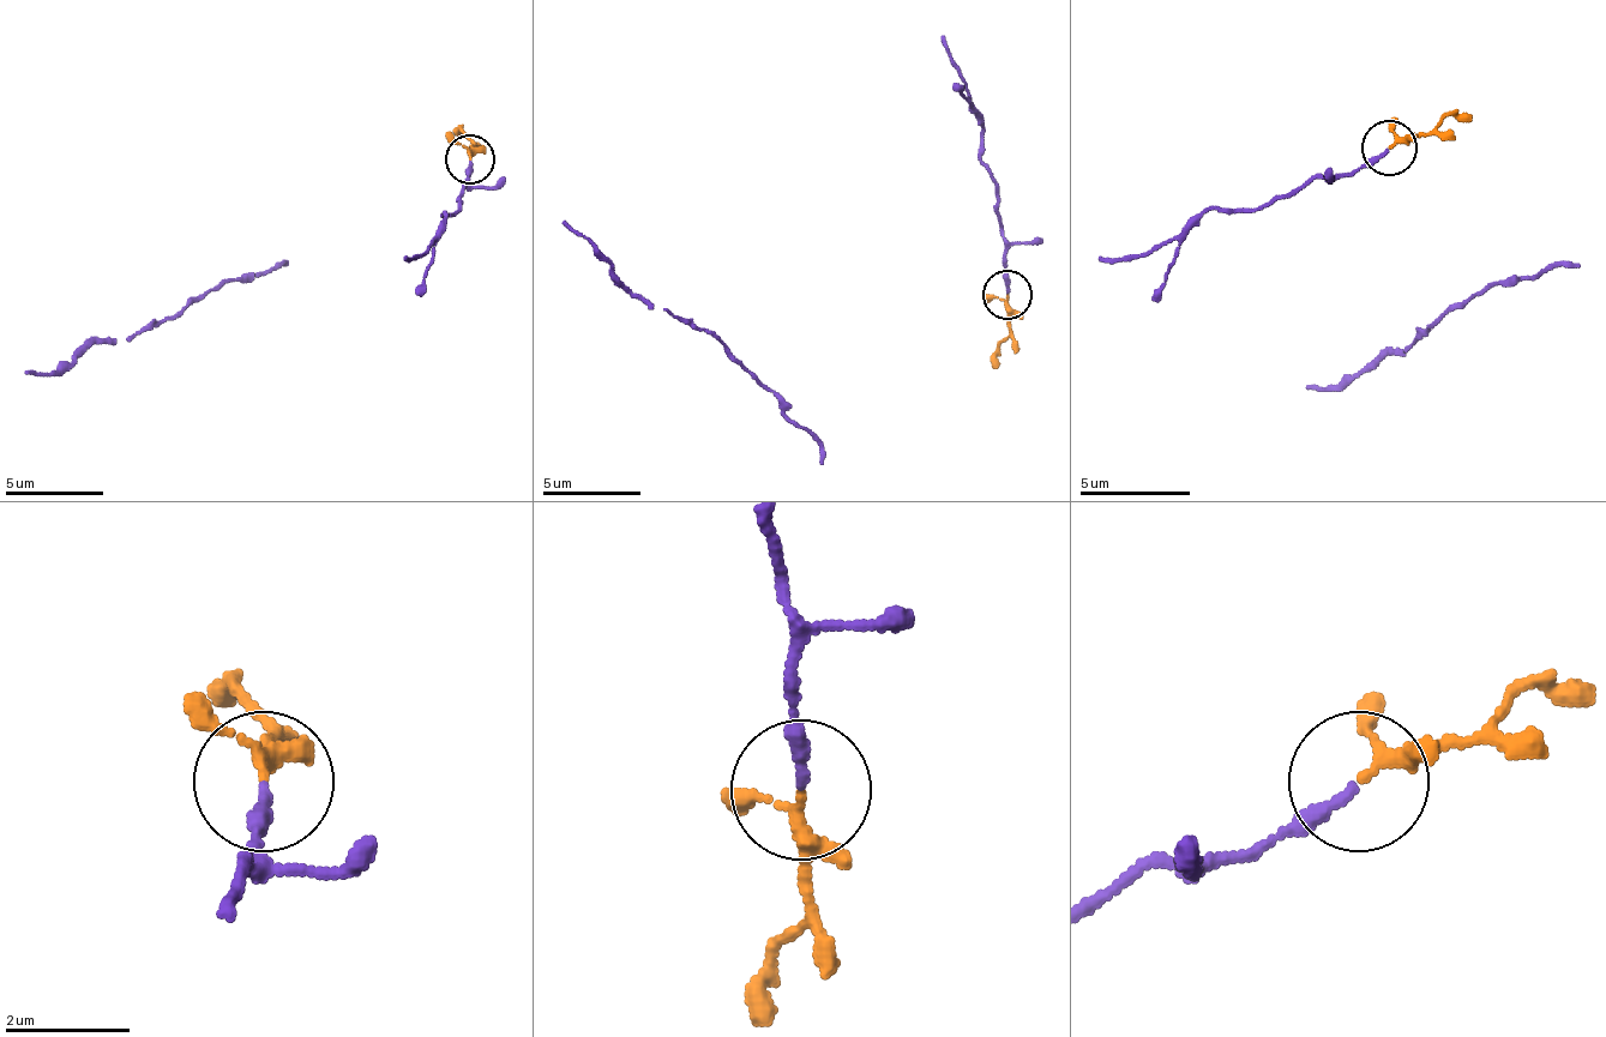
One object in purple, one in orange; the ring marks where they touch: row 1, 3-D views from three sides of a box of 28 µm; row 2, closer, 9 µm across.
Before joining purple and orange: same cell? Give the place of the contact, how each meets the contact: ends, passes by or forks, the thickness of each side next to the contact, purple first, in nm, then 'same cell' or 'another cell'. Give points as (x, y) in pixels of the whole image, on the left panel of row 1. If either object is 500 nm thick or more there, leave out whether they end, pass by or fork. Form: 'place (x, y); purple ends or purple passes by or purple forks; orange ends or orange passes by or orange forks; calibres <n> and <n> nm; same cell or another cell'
place (470, 160); purple ends; orange passes by; calibres 200 and 170 nm; another cell

